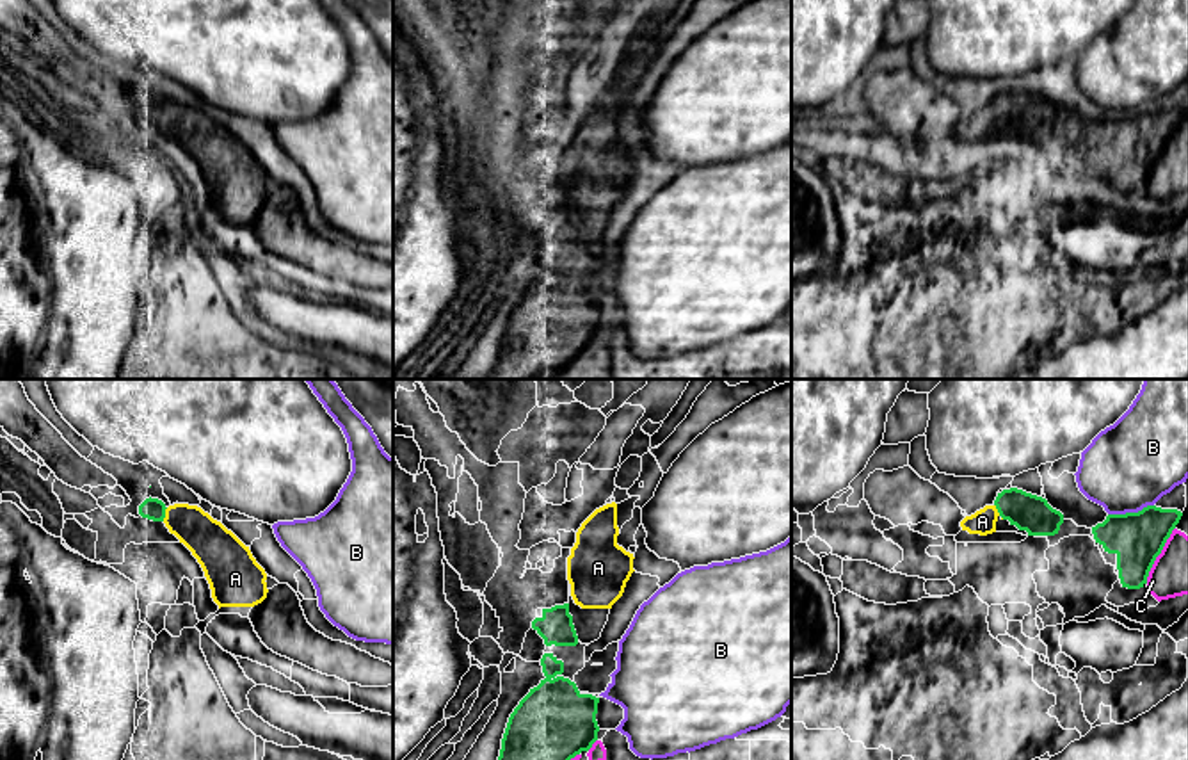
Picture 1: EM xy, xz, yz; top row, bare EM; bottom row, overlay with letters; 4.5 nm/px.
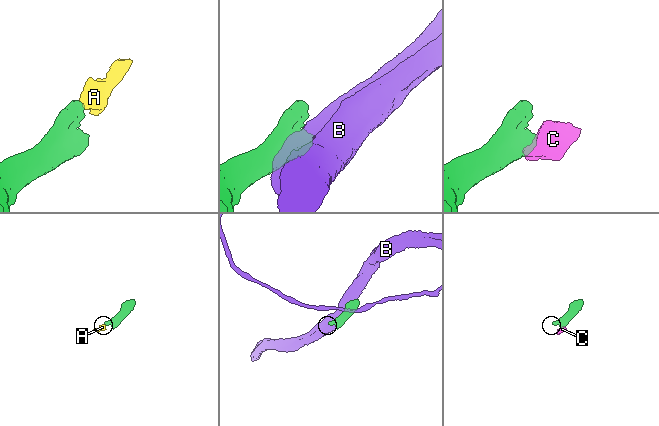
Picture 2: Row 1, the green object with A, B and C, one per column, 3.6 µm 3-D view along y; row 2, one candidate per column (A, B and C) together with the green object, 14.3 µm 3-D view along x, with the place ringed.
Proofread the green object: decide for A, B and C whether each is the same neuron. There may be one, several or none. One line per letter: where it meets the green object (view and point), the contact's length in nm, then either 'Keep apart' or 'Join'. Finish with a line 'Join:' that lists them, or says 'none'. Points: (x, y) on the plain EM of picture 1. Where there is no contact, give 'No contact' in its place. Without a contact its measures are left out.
A: Touches green at xy (164, 116). Shared border 70 nm. Join
B: Touches green at yz (1130, 114). Shared border 220 nm. Keep apart
C: Touches green at yz (1158, 155). Shared border 280 nm. Keep apart
Join: A

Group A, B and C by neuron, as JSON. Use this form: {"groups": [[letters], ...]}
{"groups": [["A"], ["B"], ["C"]]}

